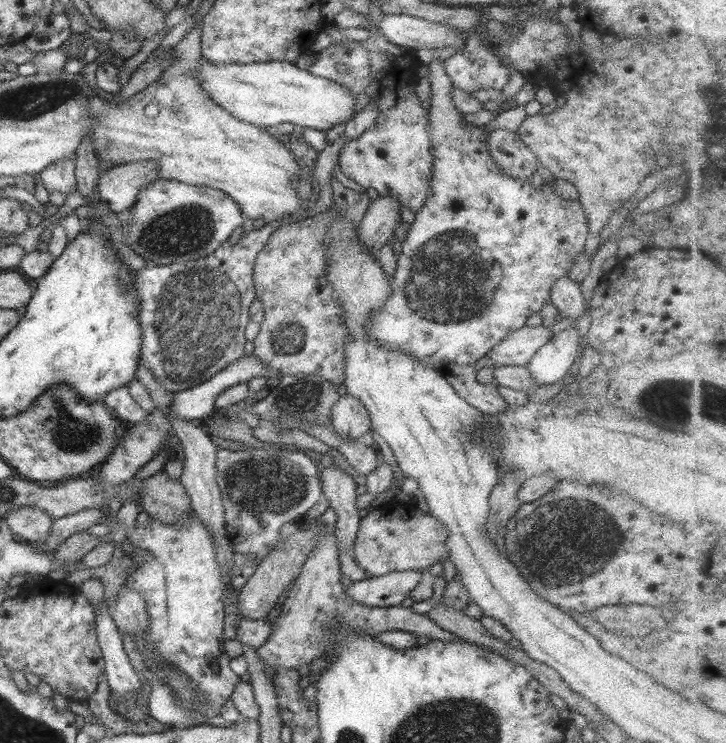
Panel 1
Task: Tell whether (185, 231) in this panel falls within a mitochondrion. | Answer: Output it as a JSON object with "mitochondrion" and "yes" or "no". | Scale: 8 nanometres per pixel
{"mitochondrion":"yes"}

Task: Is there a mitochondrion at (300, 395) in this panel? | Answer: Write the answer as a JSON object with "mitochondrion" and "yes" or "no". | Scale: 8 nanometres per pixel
{"mitochondrion":"yes"}

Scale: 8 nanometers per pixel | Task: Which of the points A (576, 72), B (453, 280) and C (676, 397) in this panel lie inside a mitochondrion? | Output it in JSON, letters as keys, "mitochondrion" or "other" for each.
{"A":"other","B":"mitochondrion","C":"mitochondrion"}

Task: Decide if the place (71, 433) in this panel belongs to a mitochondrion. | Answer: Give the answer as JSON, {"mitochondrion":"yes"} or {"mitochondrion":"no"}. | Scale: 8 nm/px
{"mitochondrion":"yes"}

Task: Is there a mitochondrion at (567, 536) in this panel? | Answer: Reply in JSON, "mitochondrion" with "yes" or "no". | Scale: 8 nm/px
{"mitochondrion":"yes"}

